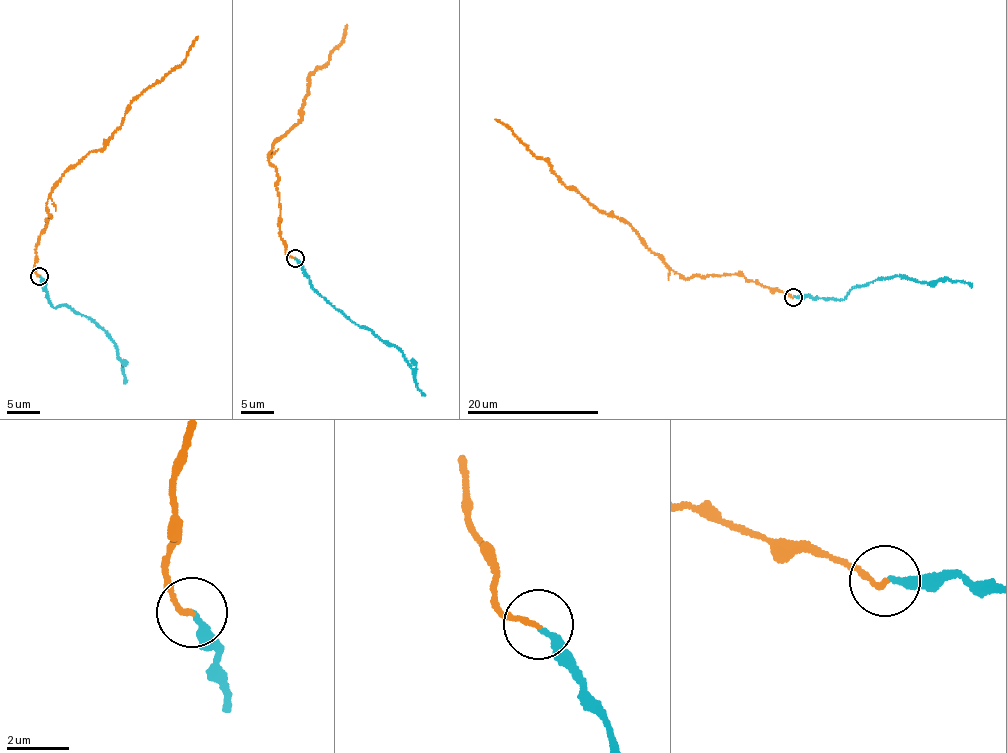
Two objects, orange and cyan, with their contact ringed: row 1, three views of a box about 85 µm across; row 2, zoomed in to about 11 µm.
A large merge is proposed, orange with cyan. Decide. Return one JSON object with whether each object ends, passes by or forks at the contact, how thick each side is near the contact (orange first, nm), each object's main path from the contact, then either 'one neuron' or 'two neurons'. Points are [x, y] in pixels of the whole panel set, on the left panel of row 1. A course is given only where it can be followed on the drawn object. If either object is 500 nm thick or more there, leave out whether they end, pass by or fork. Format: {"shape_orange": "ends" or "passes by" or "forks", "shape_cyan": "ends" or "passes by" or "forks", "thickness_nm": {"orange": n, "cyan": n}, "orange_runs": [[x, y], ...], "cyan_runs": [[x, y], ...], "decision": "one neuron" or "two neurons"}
{"shape_orange": "ends", "shape_cyan": "ends", "thickness_nm": {"orange": 160, "cyan": 240}, "orange_runs": [[40, 276], [35, 253], [51, 215], [49, 193], [64, 172], [101, 148], [130, 104], [181, 63], [198, 36]], "cyan_runs": [[40, 277], [46, 297], [53, 307], [70, 307], [90, 317], [107, 331], [117, 357], [122, 362], [125, 383]], "decision": "one neuron"}

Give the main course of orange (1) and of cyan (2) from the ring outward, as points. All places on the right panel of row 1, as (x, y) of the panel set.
1: (793, 297), (743, 275), (687, 277), (665, 266), (628, 223), (564, 186), (495, 119)
2: (795, 297), (842, 300), (856, 286), (878, 277), (899, 274), (917, 282), (962, 281), (972, 287)

